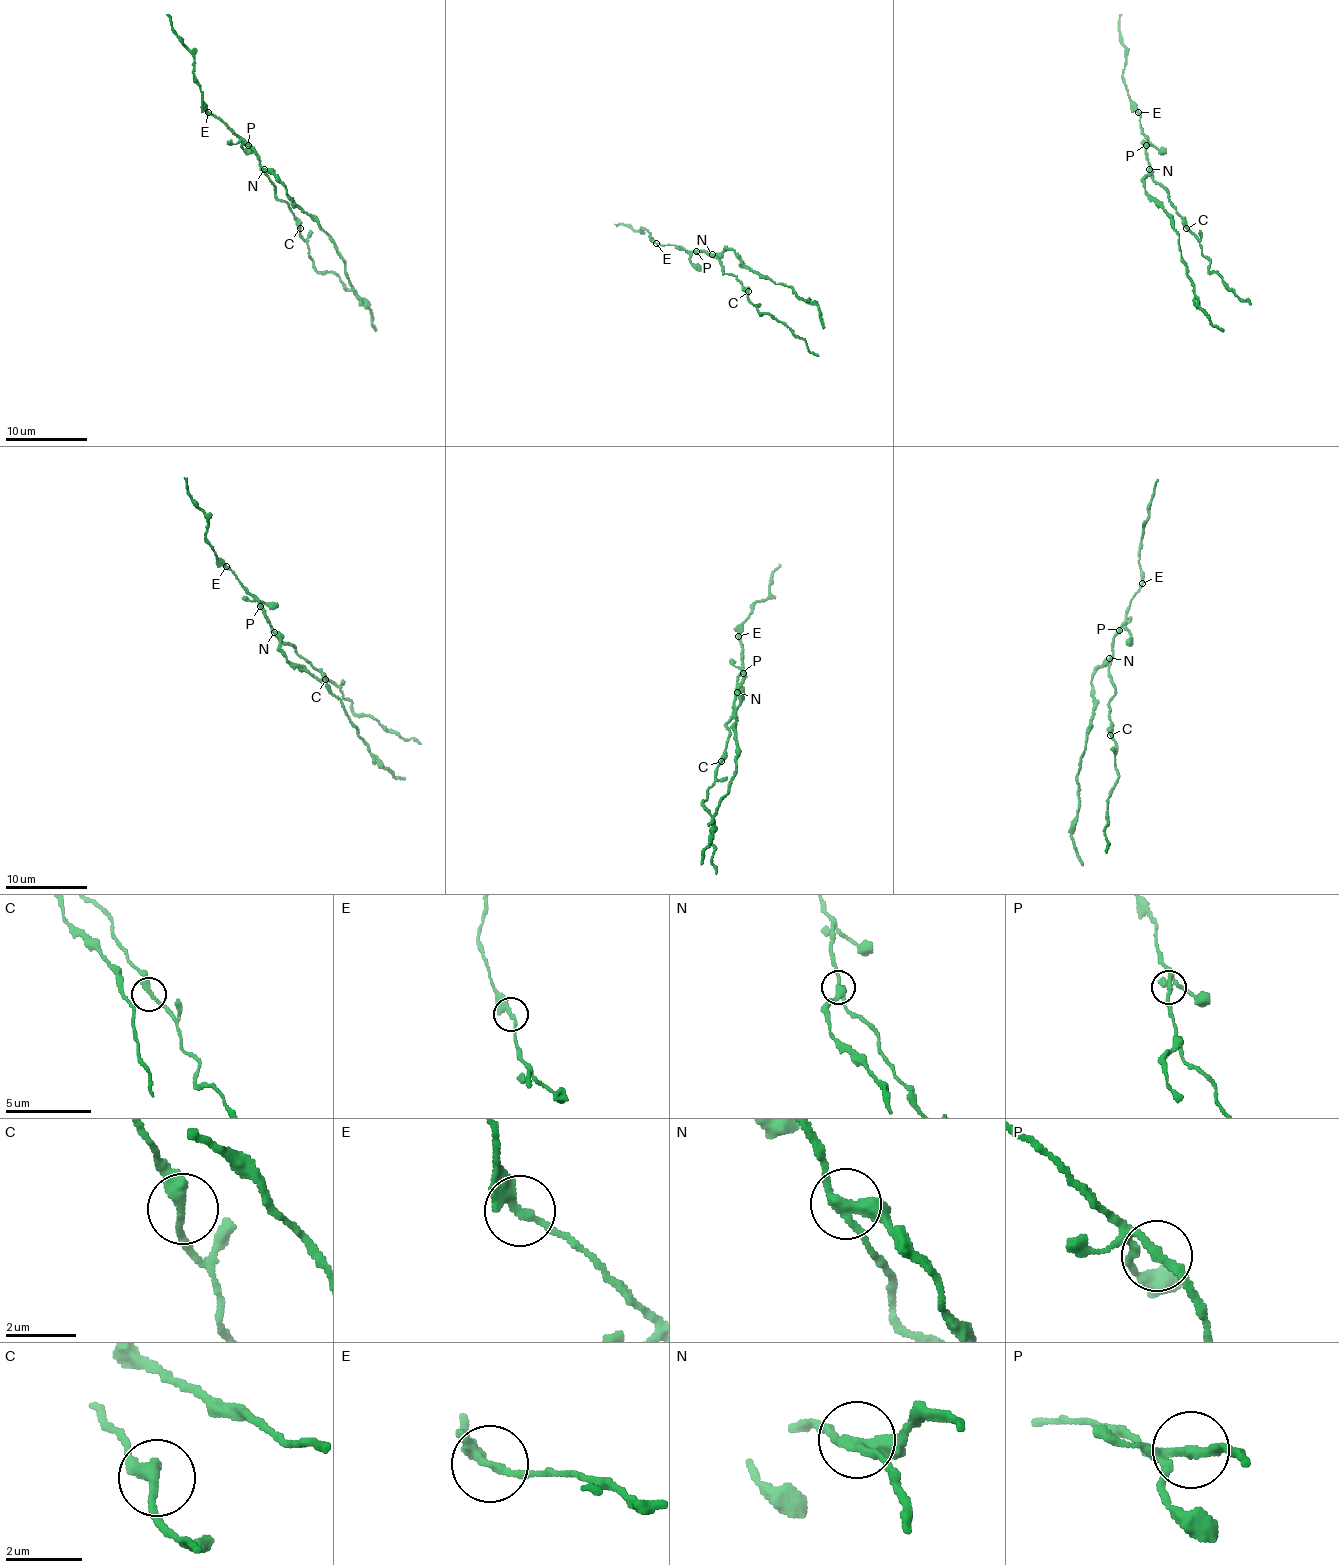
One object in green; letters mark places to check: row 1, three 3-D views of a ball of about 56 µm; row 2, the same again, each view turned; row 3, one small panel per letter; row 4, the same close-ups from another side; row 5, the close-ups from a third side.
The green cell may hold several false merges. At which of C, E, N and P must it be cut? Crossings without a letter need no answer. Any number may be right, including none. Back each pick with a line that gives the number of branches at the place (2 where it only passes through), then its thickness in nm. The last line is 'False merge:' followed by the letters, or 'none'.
N: Branches: 3. Thickness 280 nm
False merge: N

